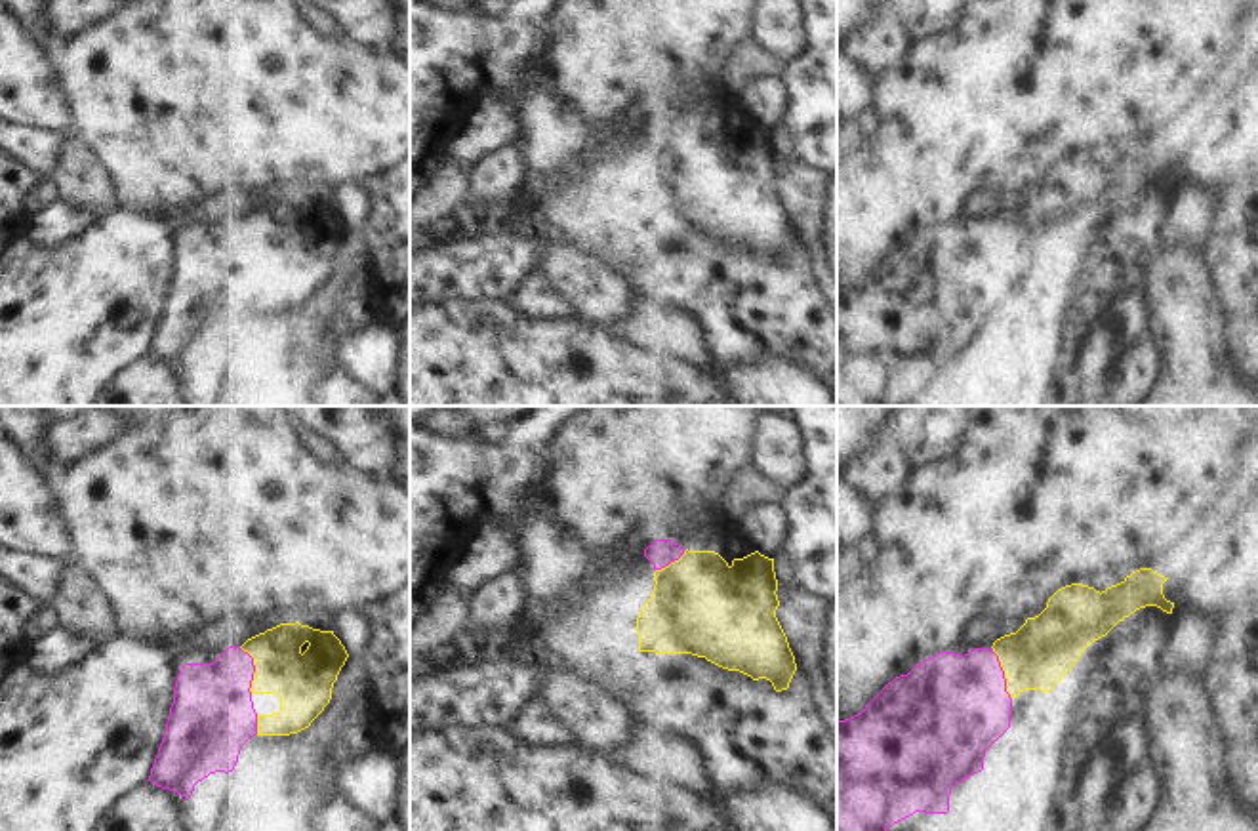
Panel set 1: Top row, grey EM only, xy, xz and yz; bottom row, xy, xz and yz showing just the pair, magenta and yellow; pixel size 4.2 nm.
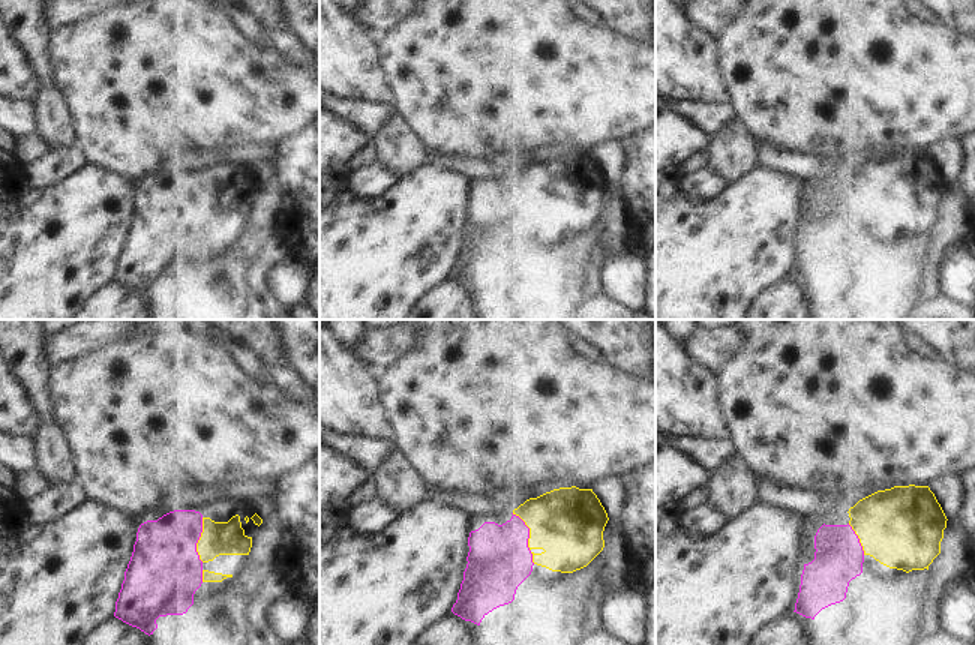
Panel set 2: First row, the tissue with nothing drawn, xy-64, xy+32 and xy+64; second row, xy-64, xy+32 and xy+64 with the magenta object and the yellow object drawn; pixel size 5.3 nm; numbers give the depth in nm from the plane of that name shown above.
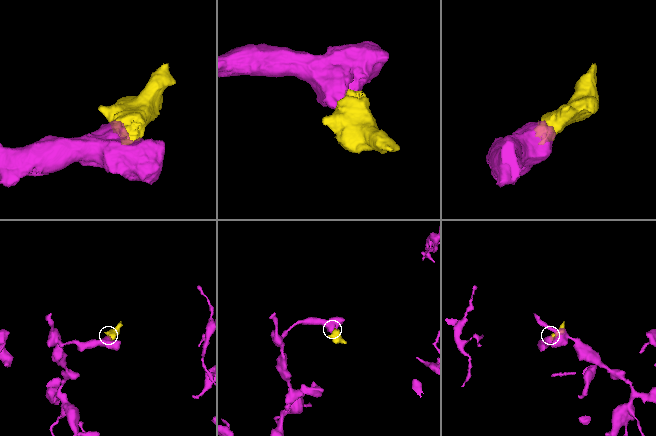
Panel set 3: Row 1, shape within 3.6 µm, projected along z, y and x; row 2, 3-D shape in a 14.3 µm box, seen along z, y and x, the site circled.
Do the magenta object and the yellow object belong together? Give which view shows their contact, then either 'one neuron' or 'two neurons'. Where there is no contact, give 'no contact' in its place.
meets magenta in yz; one neuron

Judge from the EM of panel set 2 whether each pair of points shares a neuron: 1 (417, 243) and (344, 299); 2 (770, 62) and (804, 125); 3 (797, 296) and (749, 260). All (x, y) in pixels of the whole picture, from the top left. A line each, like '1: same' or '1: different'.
1: same
2: same
3: different

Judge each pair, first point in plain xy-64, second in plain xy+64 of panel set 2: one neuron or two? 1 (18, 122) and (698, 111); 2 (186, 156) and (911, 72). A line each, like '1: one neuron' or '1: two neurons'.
1: one neuron
2: one neuron

